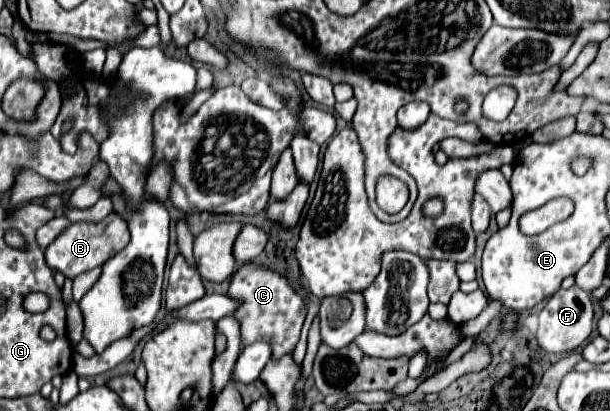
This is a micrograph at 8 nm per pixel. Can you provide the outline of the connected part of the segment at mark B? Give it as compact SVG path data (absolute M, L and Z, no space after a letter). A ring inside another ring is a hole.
M111 213L107 219L103 219L97 225L87 225L87 223L71 223L47 249L45 249L45 259L47 265L53 271L63 273L69 279L75 279L77 275L101 267L107 259L111 259L113 255L117 255L127 243L129 243L131 235L127 229L127 223L117 215Z

